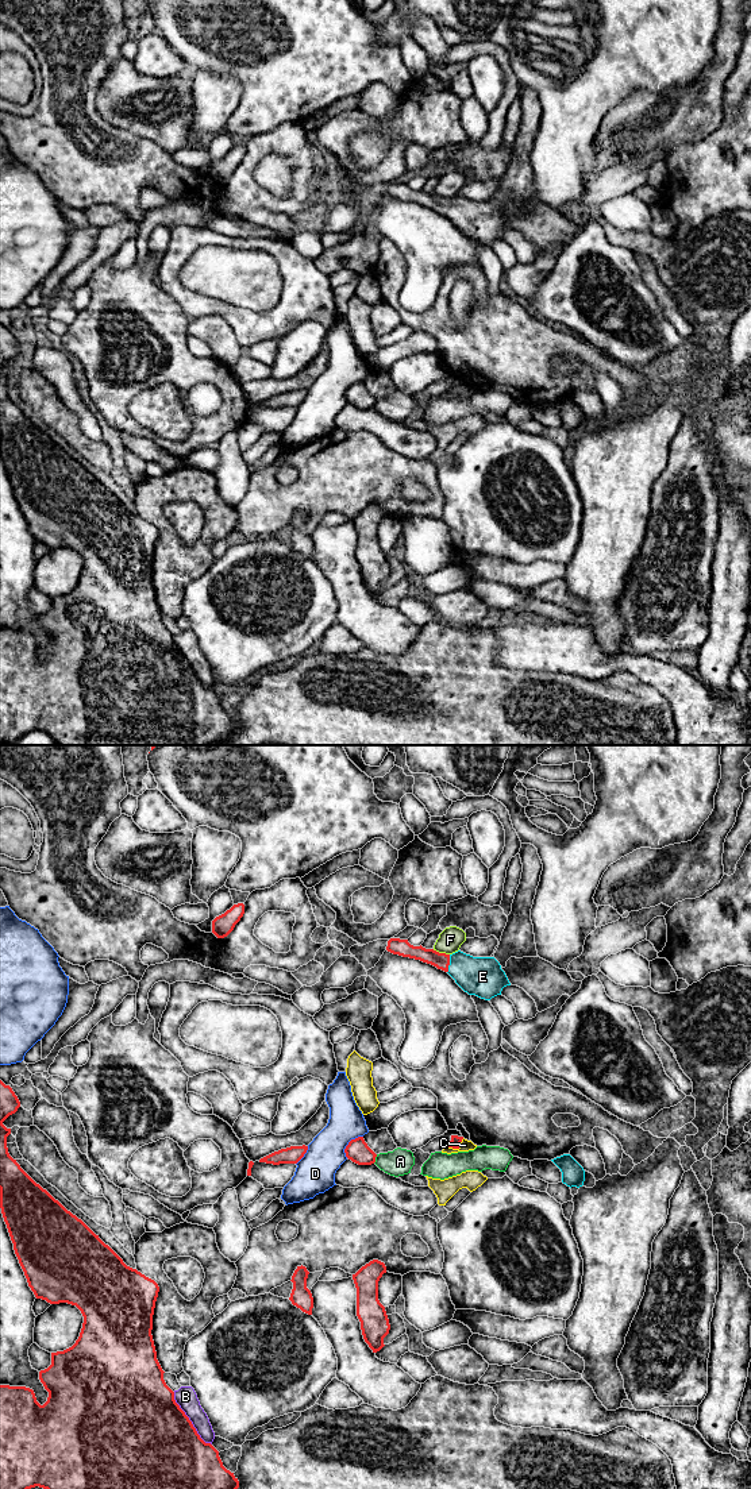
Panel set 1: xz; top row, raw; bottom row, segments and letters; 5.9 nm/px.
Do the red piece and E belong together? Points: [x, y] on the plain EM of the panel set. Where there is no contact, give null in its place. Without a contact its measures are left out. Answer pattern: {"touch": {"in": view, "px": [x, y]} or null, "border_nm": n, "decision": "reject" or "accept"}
{"touch": {"in": "xz", "px": [449, 208]}, "border_nm": 110, "decision": "accept"}

